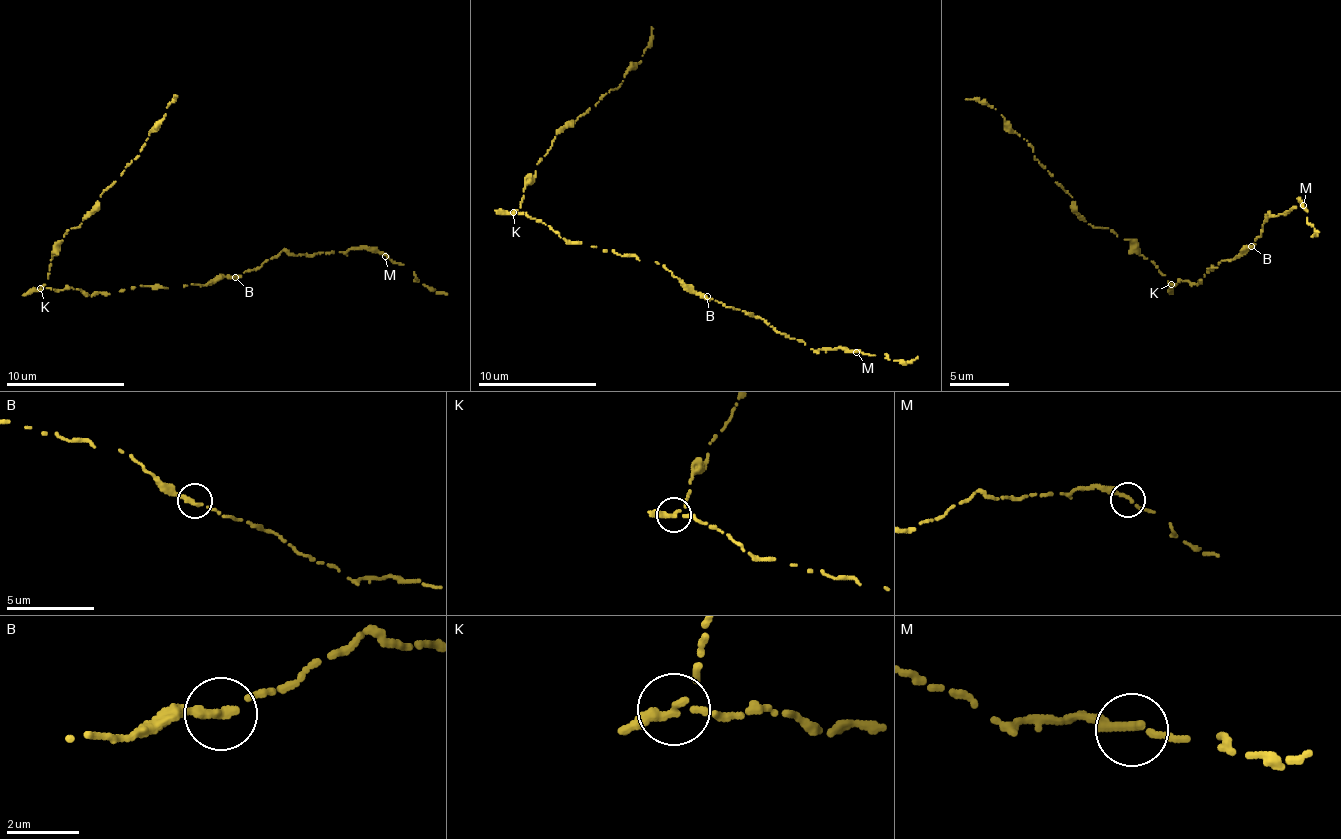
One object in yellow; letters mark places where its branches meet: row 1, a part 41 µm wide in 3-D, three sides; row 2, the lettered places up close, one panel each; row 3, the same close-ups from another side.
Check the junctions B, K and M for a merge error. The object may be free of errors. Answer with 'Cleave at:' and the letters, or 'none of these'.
Cleave at: K

